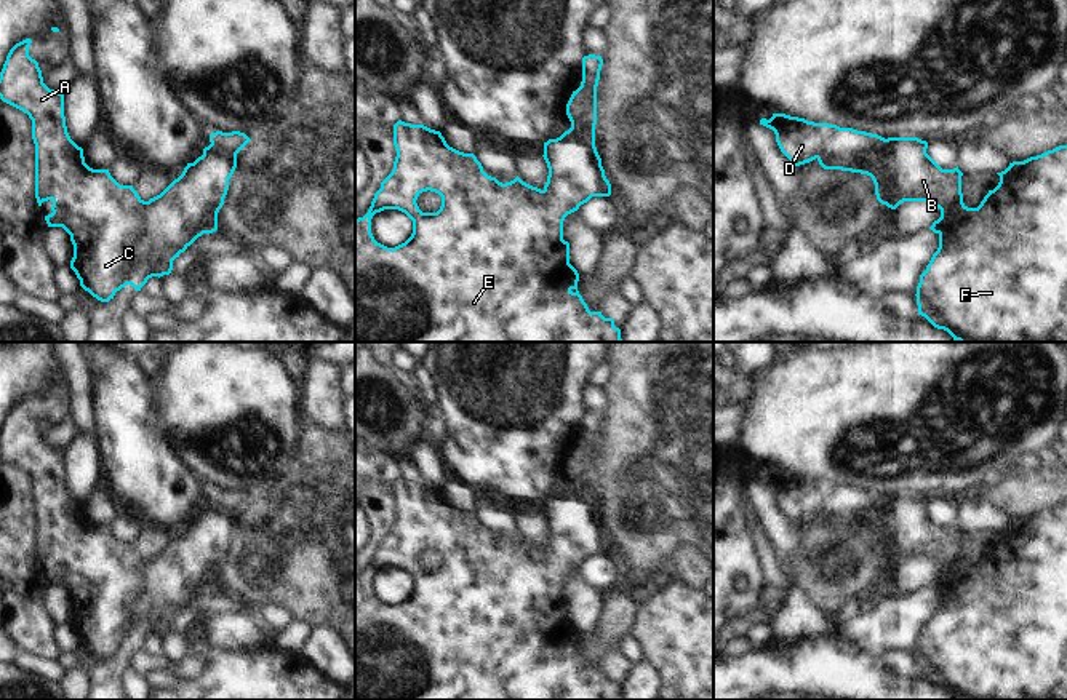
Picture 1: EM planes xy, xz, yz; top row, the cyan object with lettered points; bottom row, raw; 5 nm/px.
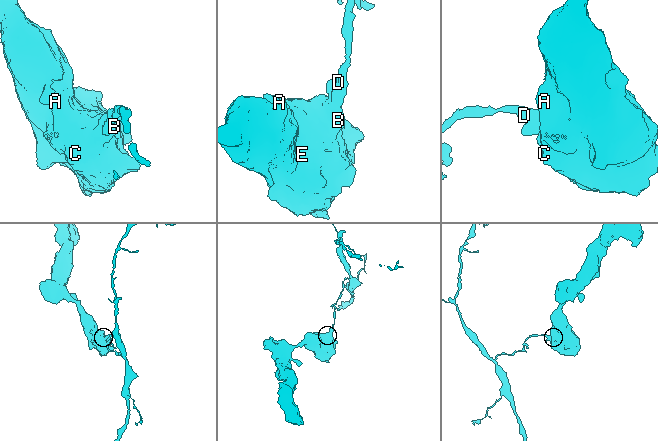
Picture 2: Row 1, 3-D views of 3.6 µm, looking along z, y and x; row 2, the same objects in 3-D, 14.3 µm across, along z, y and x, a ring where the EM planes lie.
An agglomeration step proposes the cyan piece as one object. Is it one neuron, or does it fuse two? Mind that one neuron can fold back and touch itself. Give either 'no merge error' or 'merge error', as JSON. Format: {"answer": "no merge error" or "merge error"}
{"answer": "merge error"}

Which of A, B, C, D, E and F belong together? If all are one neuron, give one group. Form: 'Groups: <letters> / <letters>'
Groups: A B C E F / D

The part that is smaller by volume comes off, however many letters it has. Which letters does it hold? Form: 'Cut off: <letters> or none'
Cut off: D

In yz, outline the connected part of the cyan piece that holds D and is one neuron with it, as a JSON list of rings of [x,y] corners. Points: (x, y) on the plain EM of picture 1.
[[[773,471],[769,478],[761,476],[760,483],[774,489],[781,510],[795,524],[819,515],[857,516],[864,511],[873,511],[886,499],[878,492],[829,481],[814,481],[785,471]]]

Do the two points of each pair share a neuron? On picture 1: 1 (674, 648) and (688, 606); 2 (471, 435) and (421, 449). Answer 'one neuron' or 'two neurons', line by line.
1: one neuron
2: two neurons

